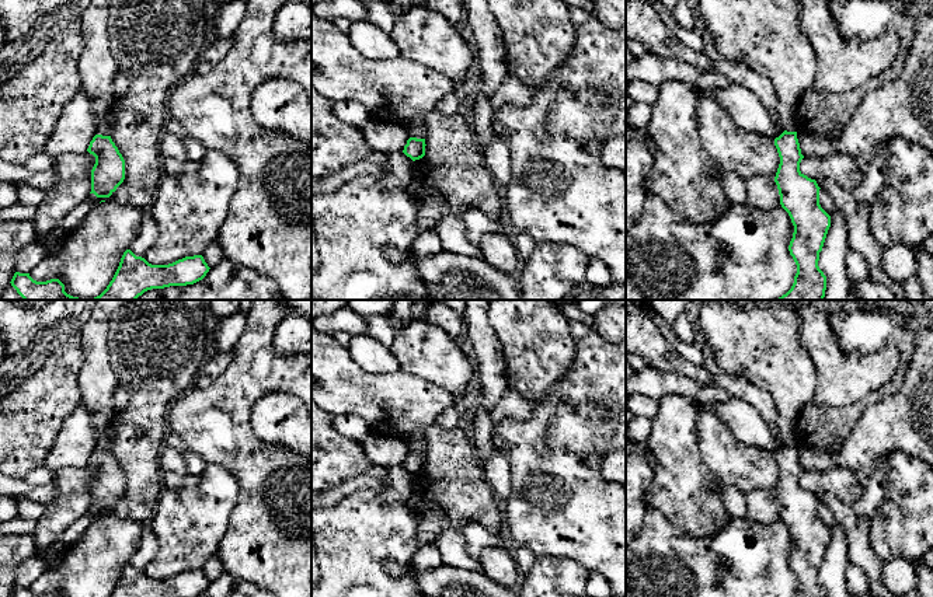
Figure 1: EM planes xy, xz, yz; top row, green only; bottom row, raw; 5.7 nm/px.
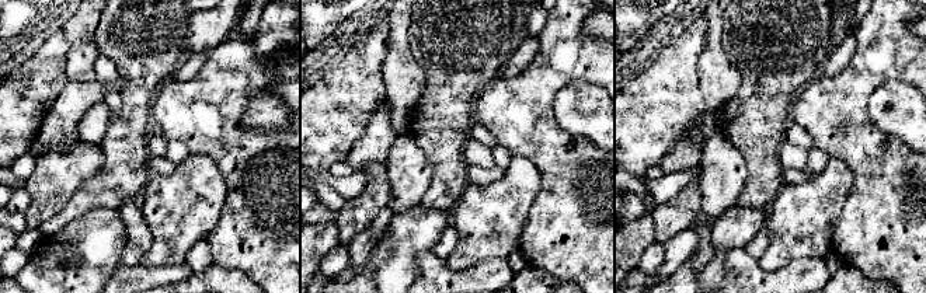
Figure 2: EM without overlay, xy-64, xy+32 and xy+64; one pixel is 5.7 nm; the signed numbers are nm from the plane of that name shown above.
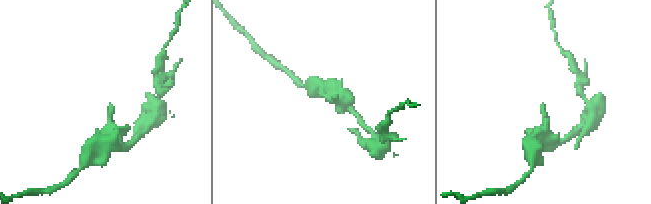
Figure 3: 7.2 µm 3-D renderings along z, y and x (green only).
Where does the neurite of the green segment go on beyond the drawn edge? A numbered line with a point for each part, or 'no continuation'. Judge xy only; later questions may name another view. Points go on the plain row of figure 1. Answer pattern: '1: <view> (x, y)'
no continuation

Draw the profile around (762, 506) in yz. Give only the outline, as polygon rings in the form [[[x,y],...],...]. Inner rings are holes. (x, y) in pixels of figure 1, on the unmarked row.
[[[760,489],[746,493],[746,519],[759,524],[772,524],[781,520],[774,493]]]

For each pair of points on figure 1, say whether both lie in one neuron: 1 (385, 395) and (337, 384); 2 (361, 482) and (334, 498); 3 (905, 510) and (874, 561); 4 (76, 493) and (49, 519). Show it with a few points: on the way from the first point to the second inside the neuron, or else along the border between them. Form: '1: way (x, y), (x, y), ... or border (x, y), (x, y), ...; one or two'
1: way (373, 395), (348, 390); one
2: way (354, 485), (341, 492); one
3: border (870, 523), (870, 545), (884, 561); two
4: way (69, 501), (56, 513); one

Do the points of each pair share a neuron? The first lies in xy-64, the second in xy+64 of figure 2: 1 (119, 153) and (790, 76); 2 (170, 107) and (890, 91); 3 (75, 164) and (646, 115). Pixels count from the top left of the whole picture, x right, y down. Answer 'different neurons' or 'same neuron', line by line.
1: same neuron
2: different neurons
3: different neurons

